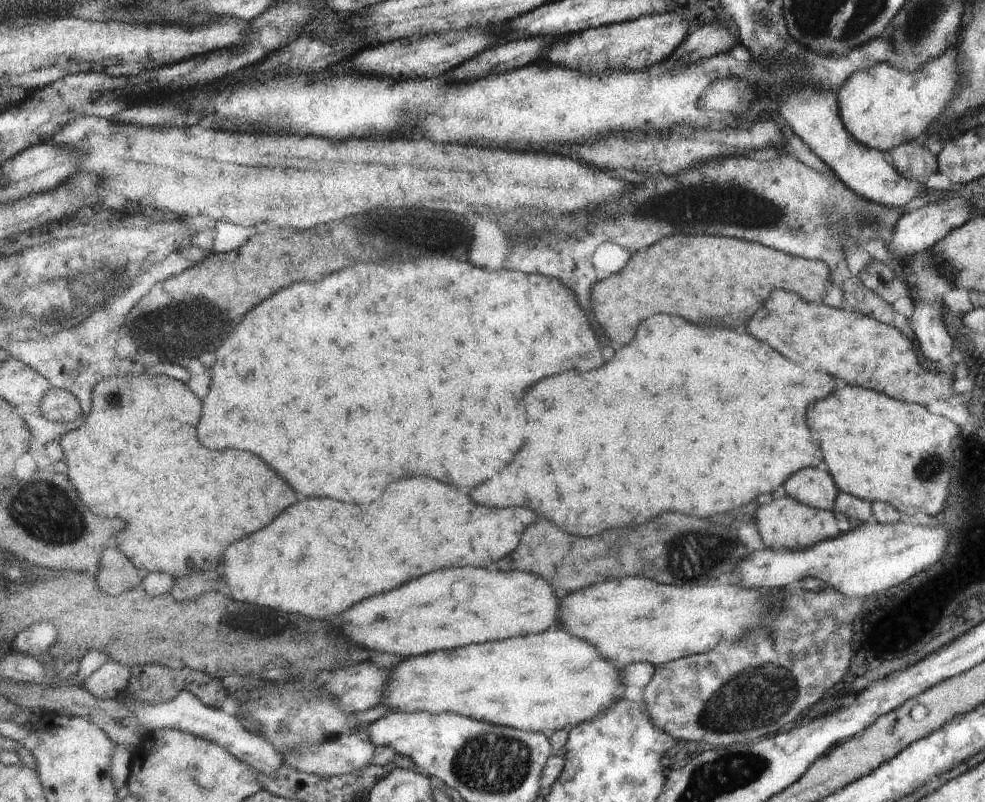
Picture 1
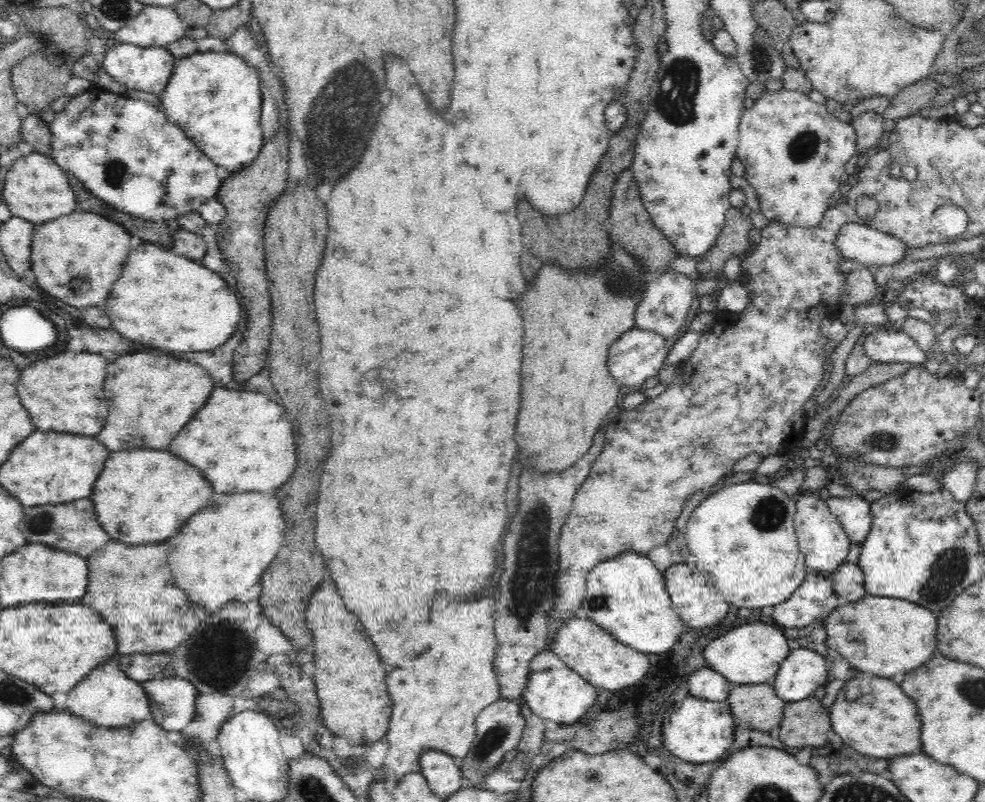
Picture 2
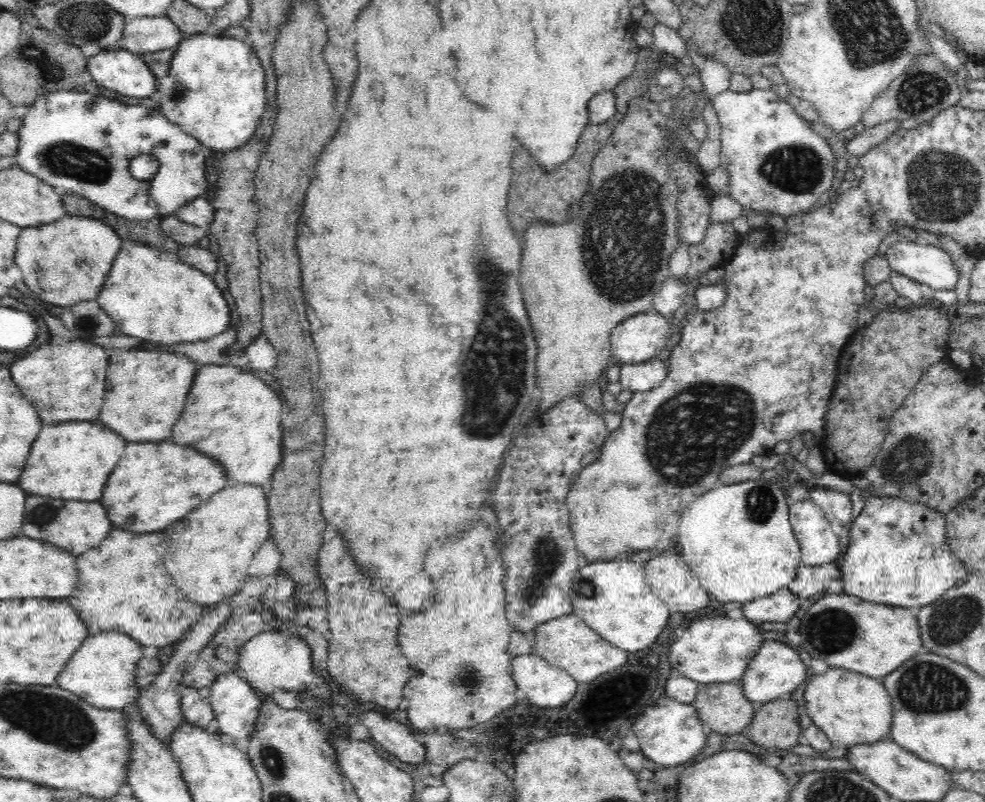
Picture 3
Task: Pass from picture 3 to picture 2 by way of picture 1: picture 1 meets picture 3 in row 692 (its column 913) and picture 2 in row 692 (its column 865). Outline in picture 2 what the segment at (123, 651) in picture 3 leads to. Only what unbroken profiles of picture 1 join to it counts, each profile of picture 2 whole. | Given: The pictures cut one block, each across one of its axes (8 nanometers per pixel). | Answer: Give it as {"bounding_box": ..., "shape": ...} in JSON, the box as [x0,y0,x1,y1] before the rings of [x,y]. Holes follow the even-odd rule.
{"bounding_box":[65,655,150,727],"shape":[[[112,655],[97,664],[88,676],[85,676],[74,690],[67,692],[65,706],[76,715],[103,727],[124,727],[127,724],[144,720],[150,710],[150,699],[144,685],[130,678],[120,667],[119,655]]]}

